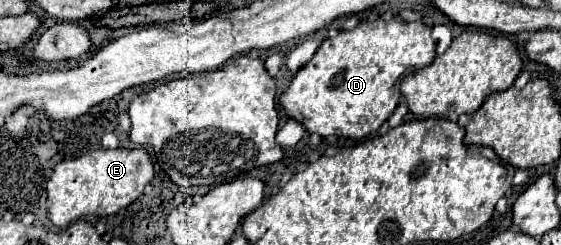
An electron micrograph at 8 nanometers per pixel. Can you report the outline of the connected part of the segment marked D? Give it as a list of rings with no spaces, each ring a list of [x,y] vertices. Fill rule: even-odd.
[[[375,19],[375,21],[363,21],[351,31],[339,31],[335,37],[329,37],[323,41],[323,45],[317,49],[313,59],[301,67],[289,89],[281,95],[279,103],[287,111],[291,119],[297,119],[309,133],[319,133],[321,137],[329,135],[341,135],[341,137],[353,137],[363,139],[369,133],[375,133],[395,111],[401,91],[399,83],[403,75],[421,69],[429,65],[435,59],[435,41],[431,39],[431,27],[419,21],[403,21],[403,19]]]

